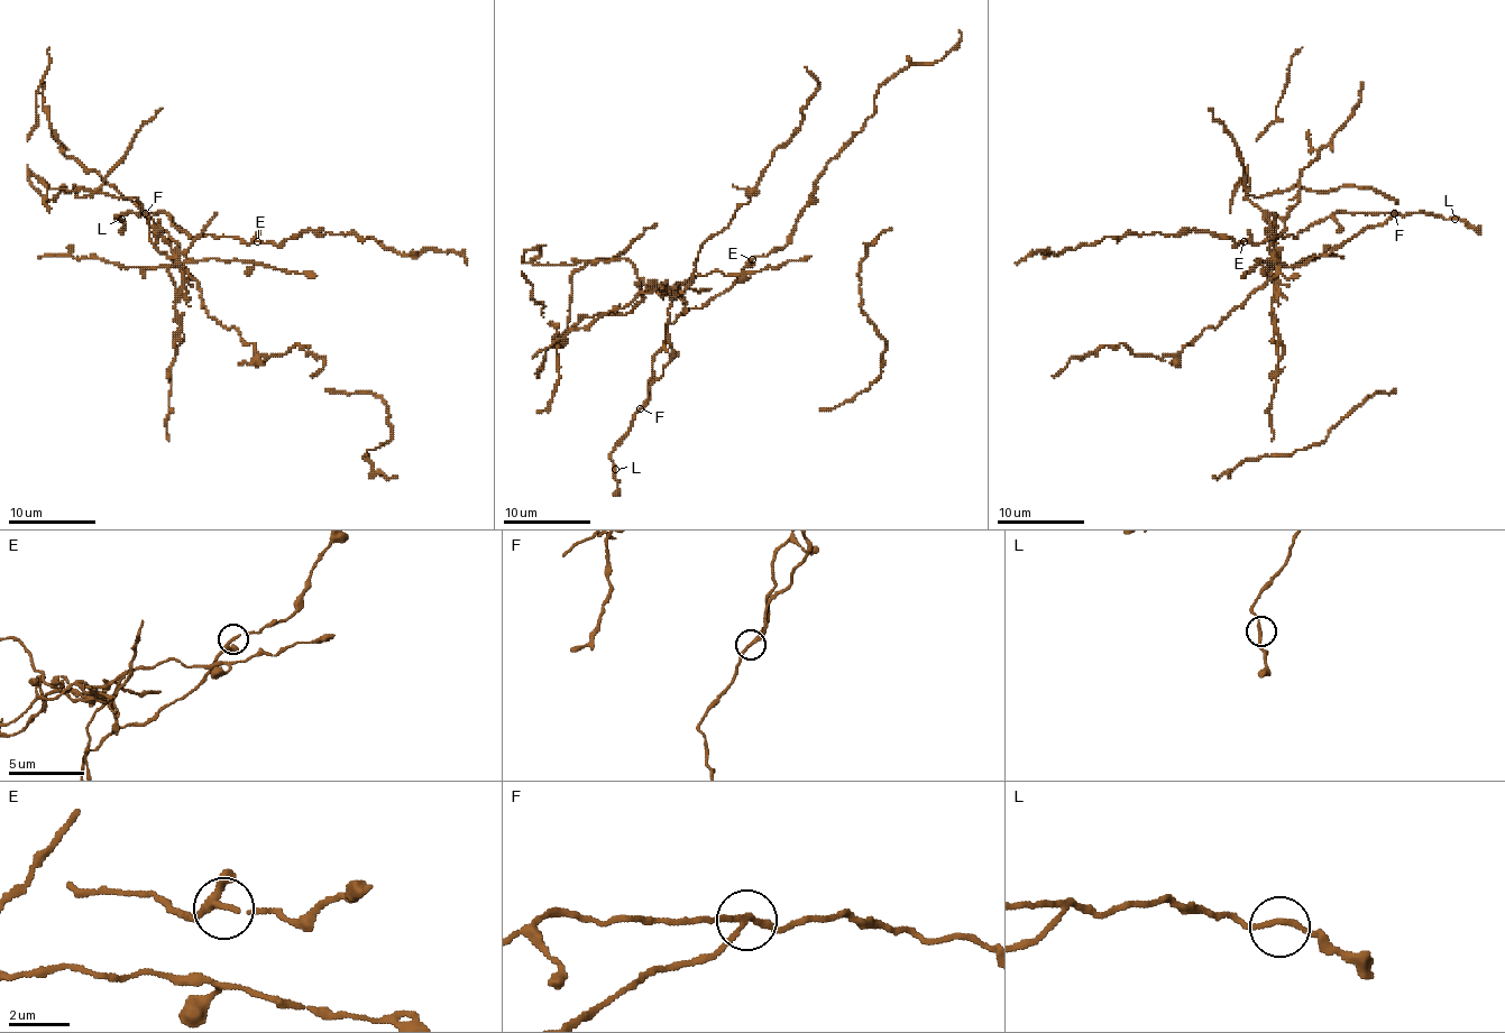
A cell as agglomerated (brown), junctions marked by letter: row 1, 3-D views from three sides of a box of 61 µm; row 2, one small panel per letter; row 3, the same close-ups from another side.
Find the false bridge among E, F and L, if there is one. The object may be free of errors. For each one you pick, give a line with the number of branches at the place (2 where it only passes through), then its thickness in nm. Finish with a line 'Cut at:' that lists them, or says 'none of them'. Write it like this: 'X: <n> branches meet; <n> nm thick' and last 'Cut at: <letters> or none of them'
F: 3 branches meet; 170 nm thick
Cut at: F

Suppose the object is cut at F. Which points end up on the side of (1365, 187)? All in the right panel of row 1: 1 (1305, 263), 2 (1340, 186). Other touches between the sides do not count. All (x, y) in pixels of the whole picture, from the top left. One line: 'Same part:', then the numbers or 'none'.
Same part: 1, 2

